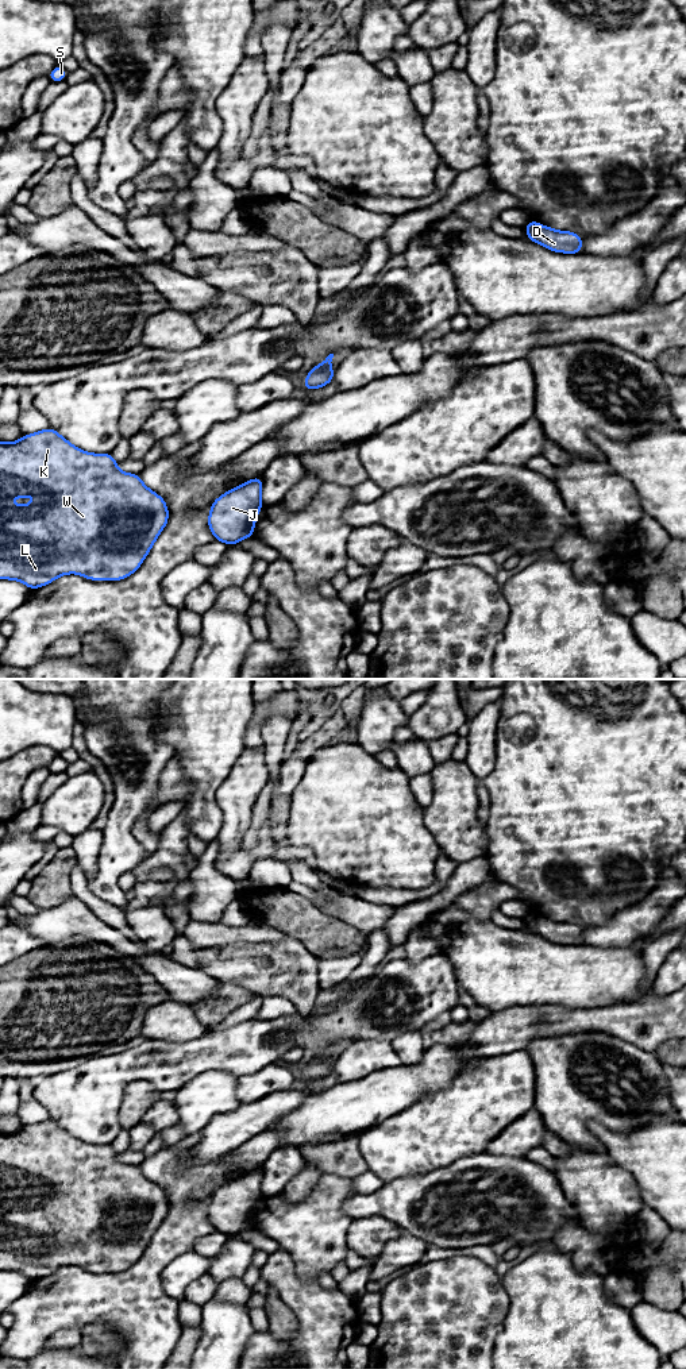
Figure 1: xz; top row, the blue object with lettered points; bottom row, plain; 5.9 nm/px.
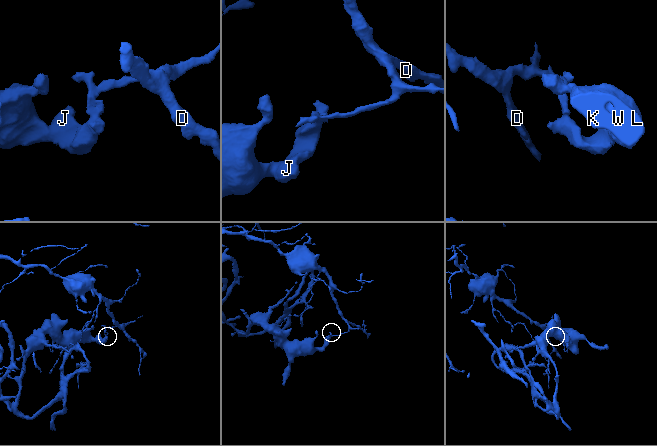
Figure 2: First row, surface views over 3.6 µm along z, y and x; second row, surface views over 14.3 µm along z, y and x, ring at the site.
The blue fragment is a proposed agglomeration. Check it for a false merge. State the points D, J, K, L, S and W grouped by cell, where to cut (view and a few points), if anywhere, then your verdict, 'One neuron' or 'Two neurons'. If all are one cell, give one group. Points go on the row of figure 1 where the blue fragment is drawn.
Groups: D S / J K L W. Split along xz (332, 369), (327, 382). Two neurons

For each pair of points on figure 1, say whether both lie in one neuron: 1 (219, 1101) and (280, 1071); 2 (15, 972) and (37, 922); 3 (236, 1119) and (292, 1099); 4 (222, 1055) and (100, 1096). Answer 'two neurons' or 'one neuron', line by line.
1: one neuron
2: two neurons
3: one neuron
4: one neuron

